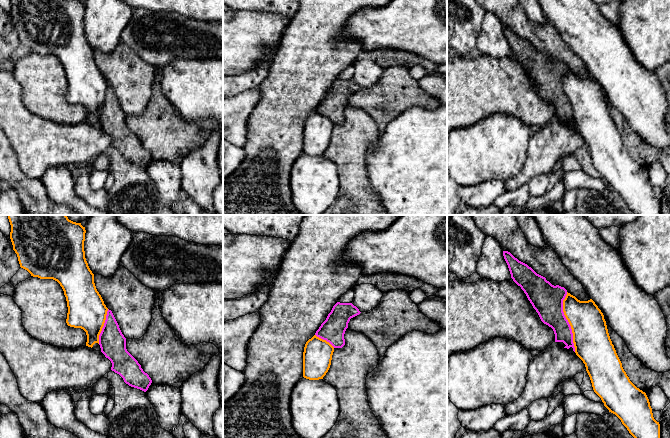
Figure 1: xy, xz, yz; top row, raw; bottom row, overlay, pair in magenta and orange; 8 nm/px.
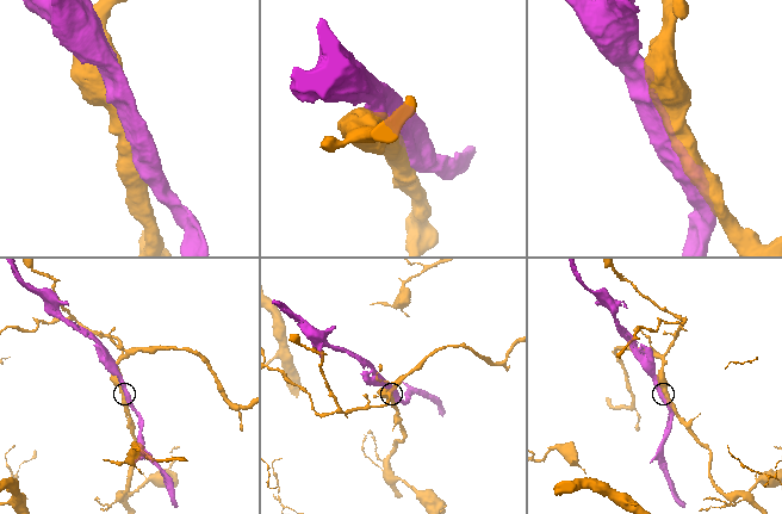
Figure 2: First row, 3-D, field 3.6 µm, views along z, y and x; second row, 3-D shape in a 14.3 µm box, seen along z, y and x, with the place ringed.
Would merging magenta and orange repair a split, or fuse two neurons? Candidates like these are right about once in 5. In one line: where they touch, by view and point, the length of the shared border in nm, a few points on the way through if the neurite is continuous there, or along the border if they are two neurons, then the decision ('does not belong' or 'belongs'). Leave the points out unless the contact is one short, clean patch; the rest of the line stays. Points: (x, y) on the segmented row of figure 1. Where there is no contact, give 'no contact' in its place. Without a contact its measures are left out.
yz (568, 322) | 480 nm | does not belong

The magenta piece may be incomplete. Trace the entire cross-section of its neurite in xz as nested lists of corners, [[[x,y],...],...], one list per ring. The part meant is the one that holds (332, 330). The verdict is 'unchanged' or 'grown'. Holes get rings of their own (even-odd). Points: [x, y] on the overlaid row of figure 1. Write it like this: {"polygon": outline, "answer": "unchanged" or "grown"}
{"polygon": [[[337,302],[315,335],[329,342],[334,348],[342,348],[345,345],[344,334],[350,319],[360,313],[352,303]]], "answer": "unchanged"}

